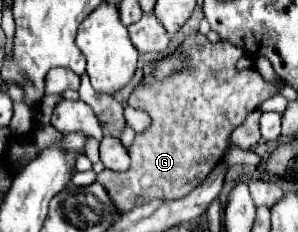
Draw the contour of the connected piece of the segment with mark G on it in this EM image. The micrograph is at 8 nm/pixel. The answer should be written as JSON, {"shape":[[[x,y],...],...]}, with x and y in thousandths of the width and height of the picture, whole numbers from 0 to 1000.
{"shape":[[[674,142],[634,151],[621,177],[621,203],[648,220],[648,254],[607,323],[574,323],[554,349],[507,358],[507,375],[466,366],[440,418],[426,427],[433,453],[480,470],[507,504],[507,547],[487,556],[480,573],[453,582],[446,642],[433,634],[433,677],[440,677],[440,720],[419,746],[386,746],[372,728],[346,728],[326,754],[326,780],[352,806],[366,858],[379,866],[386,901],[399,927],[440,909],[453,884],[500,875],[513,858],[607,858],[654,806],[668,806],[701,737],[735,703],[735,685],[755,659],[755,634],[768,625],[768,582],[789,547],[802,547],[822,504],[856,478],[889,427],[916,418],[930,401],[930,375],[903,349],[889,349],[862,297],[815,297],[802,306],[795,254],[809,246],[809,203],[789,203],[768,177],[735,177],[708,185],[695,159]]]}

